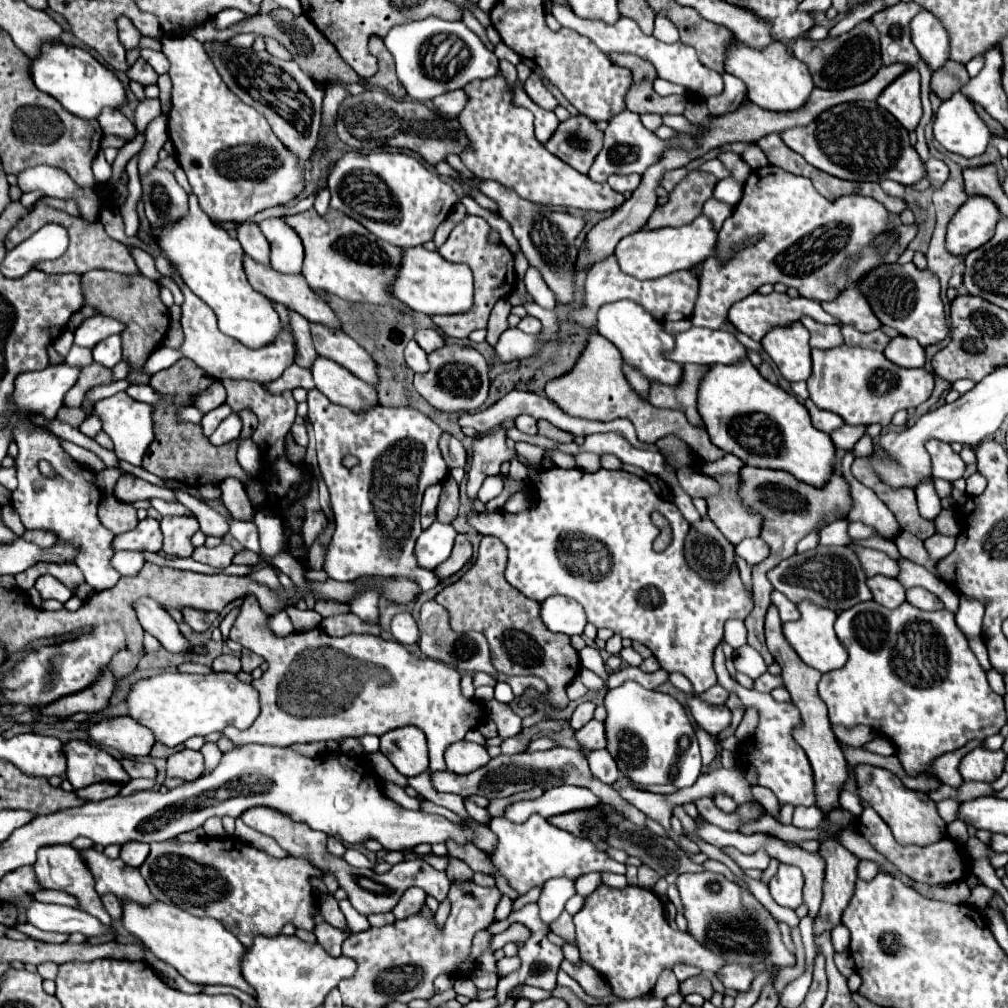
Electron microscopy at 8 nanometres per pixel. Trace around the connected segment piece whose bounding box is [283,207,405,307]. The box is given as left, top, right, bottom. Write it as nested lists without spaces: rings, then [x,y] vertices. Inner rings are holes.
[[[311,207],[293,217],[285,217],[283,221],[289,223],[289,227],[293,227],[293,231],[297,231],[303,241],[303,275],[311,289],[323,289],[347,301],[363,301],[377,305],[391,303],[397,307],[405,307],[399,299],[393,299],[387,293],[387,287],[393,283],[401,259],[399,247],[381,241],[365,227],[361,227],[361,223],[357,223],[349,215],[343,215],[337,209],[329,209],[325,215],[319,215]]]

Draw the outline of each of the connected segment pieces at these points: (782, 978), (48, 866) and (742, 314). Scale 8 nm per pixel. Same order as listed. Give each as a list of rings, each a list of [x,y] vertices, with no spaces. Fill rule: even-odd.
[[[791,929],[791,937],[795,943],[795,956],[797,963],[794,968],[783,968],[779,971],[777,977],[774,978],[773,986],[780,994],[783,989],[792,981],[797,979],[805,970],[805,952],[803,943],[801,943],[800,929]]]
[[[47,845],[37,851],[37,863],[35,863],[35,877],[41,889],[57,889],[65,891],[69,895],[77,895],[79,903],[93,903],[93,917],[97,917],[103,925],[111,925],[113,919],[109,913],[101,907],[101,899],[97,891],[93,891],[93,877],[89,875],[89,869],[85,863],[81,863],[81,857],[71,845]]]
[[[751,293],[747,299],[737,301],[727,315],[727,321],[741,333],[745,333],[747,337],[751,337],[753,341],[761,341],[769,329],[773,327],[789,327],[797,321],[801,321],[801,317],[807,315],[811,319],[815,319],[817,323],[825,323],[825,325],[841,325],[839,319],[835,319],[833,315],[825,313],[823,307],[817,301],[805,299],[805,297],[789,297],[787,293],[769,293],[769,295],[761,295],[761,293]]]

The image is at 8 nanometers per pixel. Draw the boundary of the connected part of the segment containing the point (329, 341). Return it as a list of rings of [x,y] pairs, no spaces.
[[[311,323],[311,337],[319,355],[333,359],[369,385],[377,383],[377,367],[373,359],[369,359],[369,353],[361,345],[357,345],[349,335],[319,323]]]

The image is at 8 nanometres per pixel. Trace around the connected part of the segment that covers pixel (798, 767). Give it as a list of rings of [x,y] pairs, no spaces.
[[[737,689],[737,697],[745,707],[755,707],[759,711],[759,725],[747,741],[739,745],[737,757],[745,767],[753,767],[757,771],[757,785],[769,787],[781,805],[789,803],[793,807],[815,805],[813,791],[813,771],[805,757],[805,751],[791,737],[795,725],[799,725],[799,711],[791,707],[791,703],[777,703],[769,693],[757,693],[753,689]]]

